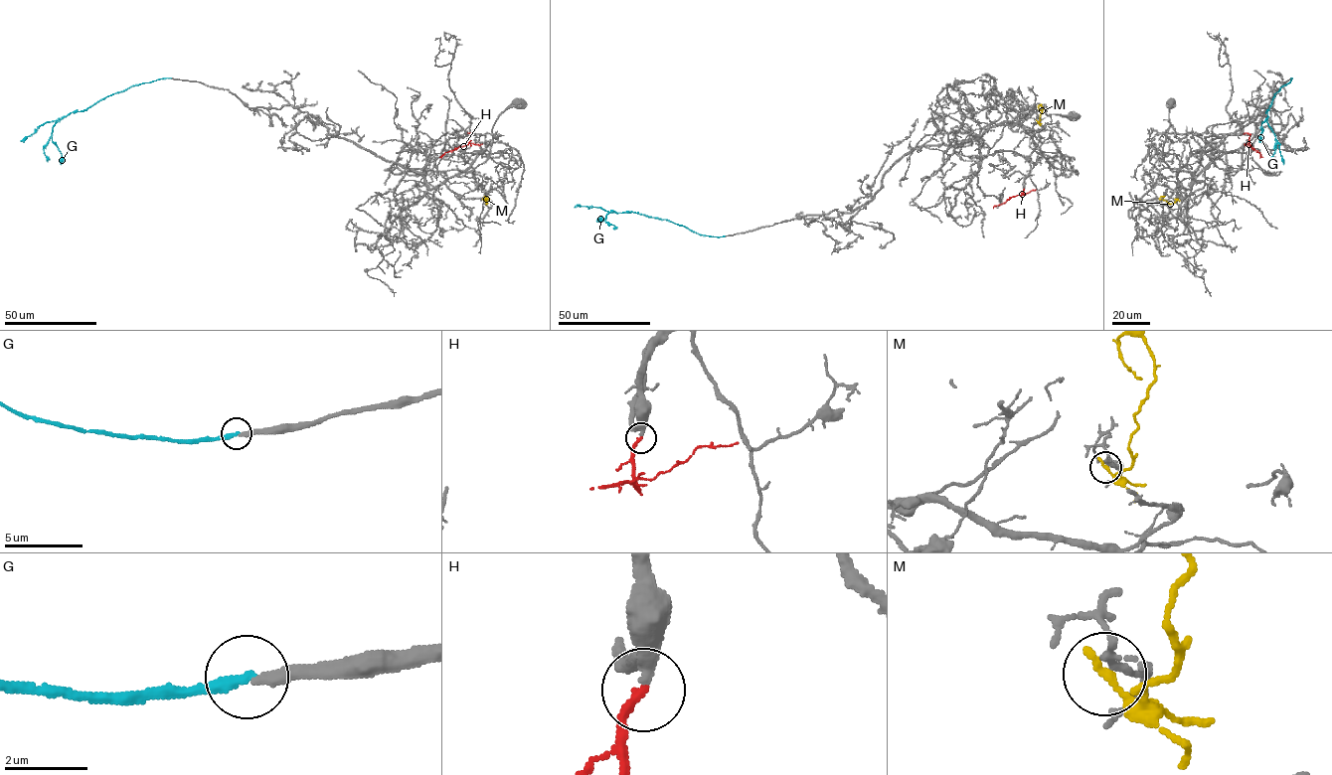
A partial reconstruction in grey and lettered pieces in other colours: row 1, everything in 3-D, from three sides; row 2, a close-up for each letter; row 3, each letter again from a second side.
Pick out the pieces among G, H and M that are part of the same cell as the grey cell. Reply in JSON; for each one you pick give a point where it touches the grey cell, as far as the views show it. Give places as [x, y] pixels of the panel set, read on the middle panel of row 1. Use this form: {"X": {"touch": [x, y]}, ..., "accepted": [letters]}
{"H": {"touch": [1024, 189]}, "accepted": ["H"]}

